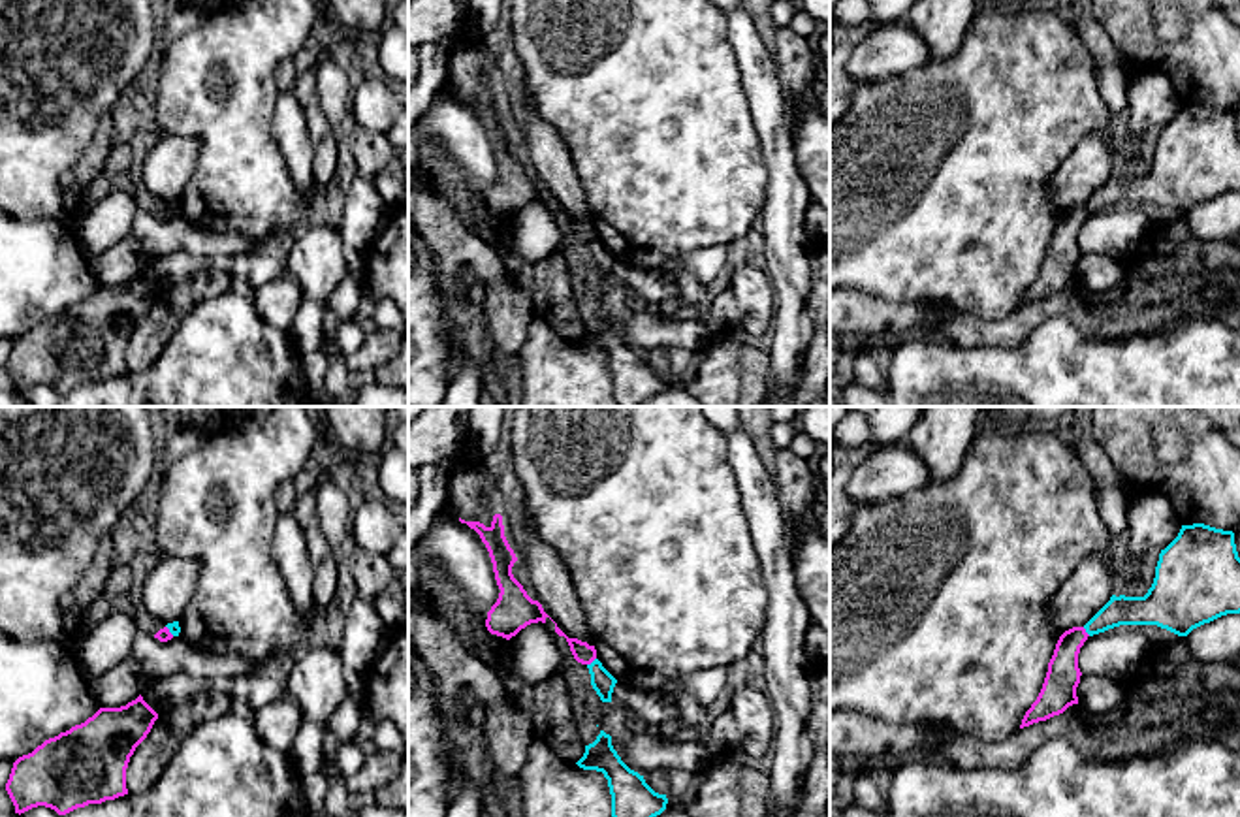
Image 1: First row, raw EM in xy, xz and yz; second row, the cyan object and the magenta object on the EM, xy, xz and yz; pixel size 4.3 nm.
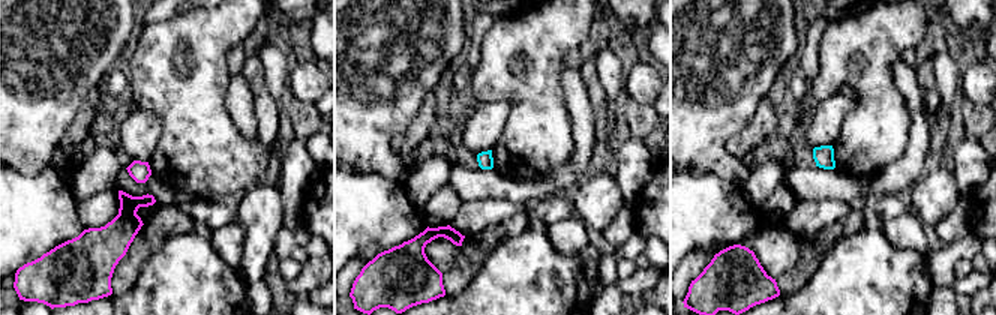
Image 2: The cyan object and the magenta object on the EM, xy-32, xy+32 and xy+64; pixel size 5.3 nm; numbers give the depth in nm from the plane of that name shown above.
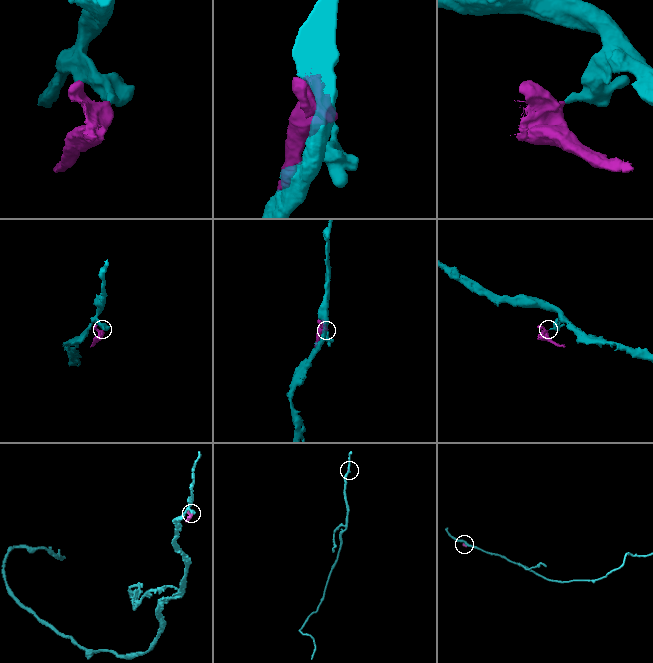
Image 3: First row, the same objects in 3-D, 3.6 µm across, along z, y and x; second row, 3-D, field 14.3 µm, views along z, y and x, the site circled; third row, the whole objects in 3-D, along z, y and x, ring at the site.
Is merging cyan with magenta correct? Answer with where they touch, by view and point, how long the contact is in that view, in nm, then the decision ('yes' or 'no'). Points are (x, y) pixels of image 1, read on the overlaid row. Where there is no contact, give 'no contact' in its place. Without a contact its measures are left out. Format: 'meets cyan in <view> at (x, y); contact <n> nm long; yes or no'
meets cyan in xz at (593, 661); contact 50 nm long; no

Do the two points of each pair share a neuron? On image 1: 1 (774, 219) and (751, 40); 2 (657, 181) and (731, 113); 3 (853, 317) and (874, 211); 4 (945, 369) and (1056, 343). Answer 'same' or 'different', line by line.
1: same
2: same
3: different
4: same

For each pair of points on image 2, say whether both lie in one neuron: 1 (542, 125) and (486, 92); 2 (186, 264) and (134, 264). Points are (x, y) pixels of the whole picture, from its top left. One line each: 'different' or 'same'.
1: same
2: different

